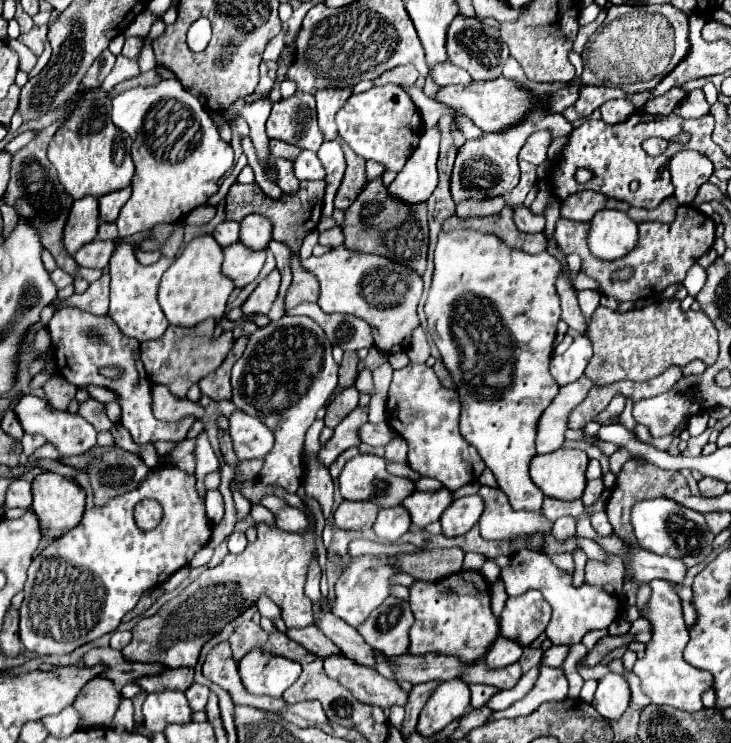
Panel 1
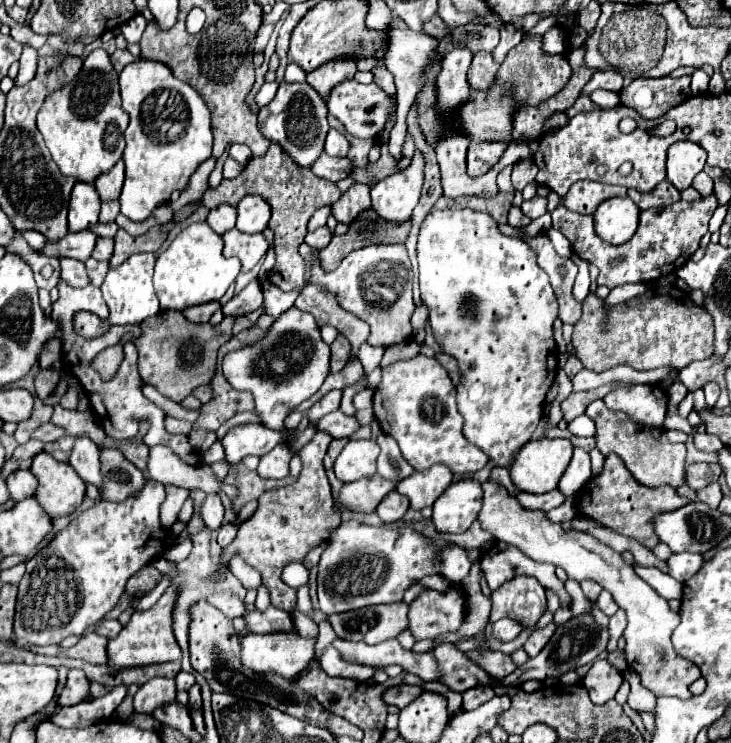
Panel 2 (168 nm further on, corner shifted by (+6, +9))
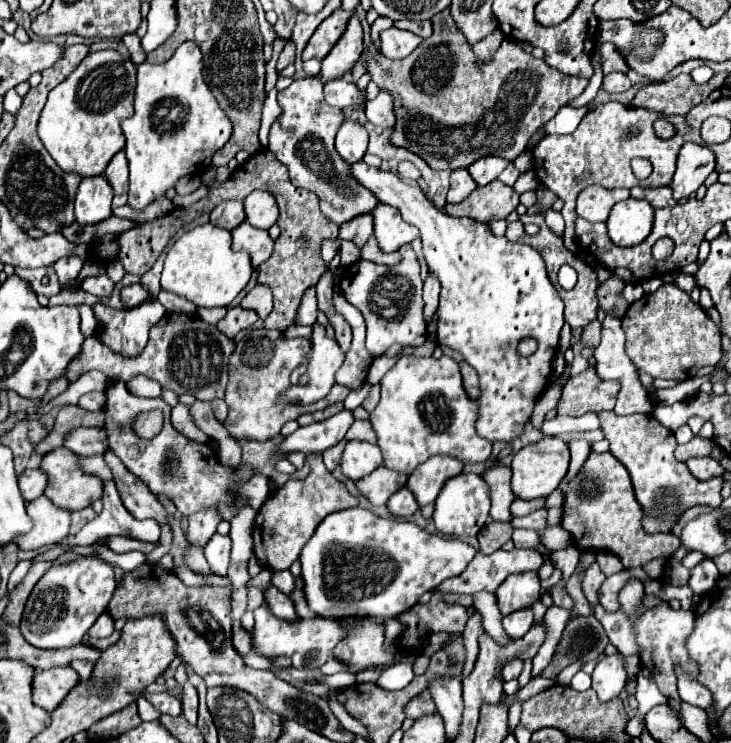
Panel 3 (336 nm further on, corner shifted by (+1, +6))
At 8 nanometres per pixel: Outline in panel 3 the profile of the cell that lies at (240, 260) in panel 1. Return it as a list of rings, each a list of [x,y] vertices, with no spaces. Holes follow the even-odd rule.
[[[243,222],[233,232],[233,250],[247,250],[251,254],[251,262],[257,268],[263,264],[273,252],[273,240],[267,230],[257,230],[249,222]]]

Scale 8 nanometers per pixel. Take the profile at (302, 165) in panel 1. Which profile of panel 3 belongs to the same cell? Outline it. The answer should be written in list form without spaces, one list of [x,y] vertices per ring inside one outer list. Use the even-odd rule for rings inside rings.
[[[355,162],[351,166],[351,174],[357,182],[369,188],[379,202],[395,206],[405,222],[417,226],[421,230],[423,240],[423,254],[429,266],[429,272],[439,278],[441,282],[441,302],[439,302],[439,330],[437,342],[457,350],[467,364],[471,364],[481,382],[481,398],[479,398],[479,422],[477,432],[487,438],[489,442],[503,440],[513,442],[521,432],[523,424],[531,418],[533,406],[539,394],[545,390],[551,378],[551,360],[559,350],[559,330],[563,326],[563,302],[549,282],[545,262],[541,254],[527,246],[509,242],[505,236],[495,236],[487,224],[475,222],[471,218],[453,218],[437,210],[421,192],[419,186],[405,184],[397,174],[371,168],[365,162]],[[523,338],[535,338],[537,350],[533,356],[523,358],[517,354],[517,344]]]

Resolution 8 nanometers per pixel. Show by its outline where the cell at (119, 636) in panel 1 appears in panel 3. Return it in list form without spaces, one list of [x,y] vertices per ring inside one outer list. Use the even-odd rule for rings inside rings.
[[[105,612],[91,628],[89,628],[89,636],[91,638],[107,638],[113,634],[113,618]]]

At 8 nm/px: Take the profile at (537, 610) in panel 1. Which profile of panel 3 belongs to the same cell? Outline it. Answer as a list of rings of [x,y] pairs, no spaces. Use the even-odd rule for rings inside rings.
[[[533,572],[525,574],[513,574],[513,578],[507,578],[499,588],[497,588],[497,600],[501,614],[507,616],[513,610],[527,608],[531,606],[537,598],[541,598],[541,584],[539,576]]]

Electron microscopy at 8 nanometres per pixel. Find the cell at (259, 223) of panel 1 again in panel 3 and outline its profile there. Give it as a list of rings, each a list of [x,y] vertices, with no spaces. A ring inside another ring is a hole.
[[[265,190],[251,192],[245,198],[245,214],[247,214],[247,220],[251,226],[269,230],[277,222],[277,216],[279,216],[273,194],[269,194]]]

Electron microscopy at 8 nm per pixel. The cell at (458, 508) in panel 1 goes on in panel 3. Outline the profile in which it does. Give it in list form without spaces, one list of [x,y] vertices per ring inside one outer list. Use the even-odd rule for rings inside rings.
[[[463,472],[459,476],[449,478],[449,482],[445,482],[441,494],[435,500],[435,512],[433,512],[433,522],[441,534],[475,536],[487,524],[487,518],[489,518],[489,486],[479,474]]]

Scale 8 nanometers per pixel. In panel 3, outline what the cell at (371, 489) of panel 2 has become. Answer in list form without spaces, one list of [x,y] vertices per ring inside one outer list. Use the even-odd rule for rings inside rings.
[[[379,466],[369,476],[357,480],[357,488],[363,496],[369,498],[373,506],[383,506],[391,494],[395,494],[399,488],[405,486],[405,482],[407,482],[407,474]]]

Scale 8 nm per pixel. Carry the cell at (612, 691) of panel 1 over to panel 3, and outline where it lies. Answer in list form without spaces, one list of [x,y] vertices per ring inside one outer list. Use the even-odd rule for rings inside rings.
[[[621,654],[603,656],[593,670],[593,690],[597,692],[601,702],[617,698],[619,692],[625,688],[625,680],[627,680],[627,670]]]

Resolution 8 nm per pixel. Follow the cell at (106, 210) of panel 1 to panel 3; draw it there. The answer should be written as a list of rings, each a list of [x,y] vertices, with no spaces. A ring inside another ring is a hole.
[[[123,150],[117,152],[113,156],[113,160],[109,162],[109,166],[105,168],[105,178],[113,186],[115,194],[127,192],[127,186],[129,186],[129,170],[127,170],[127,158],[125,158],[125,152]]]

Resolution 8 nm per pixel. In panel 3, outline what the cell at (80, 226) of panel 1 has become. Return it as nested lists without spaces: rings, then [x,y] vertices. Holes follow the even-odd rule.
[[[105,176],[83,178],[75,196],[75,216],[79,224],[99,224],[111,216],[113,188]]]

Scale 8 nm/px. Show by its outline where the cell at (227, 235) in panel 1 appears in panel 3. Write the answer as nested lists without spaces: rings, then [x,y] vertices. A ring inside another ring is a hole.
[[[227,200],[211,212],[211,224],[225,230],[237,228],[243,220],[245,220],[243,202],[237,202],[237,200]]]

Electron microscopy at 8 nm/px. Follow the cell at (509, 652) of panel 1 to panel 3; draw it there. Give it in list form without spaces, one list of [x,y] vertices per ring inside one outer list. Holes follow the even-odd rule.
[[[525,608],[525,610],[515,610],[513,614],[505,616],[503,618],[503,628],[507,632],[509,638],[521,638],[527,634],[527,630],[531,628],[533,624],[533,612],[531,608]]]

